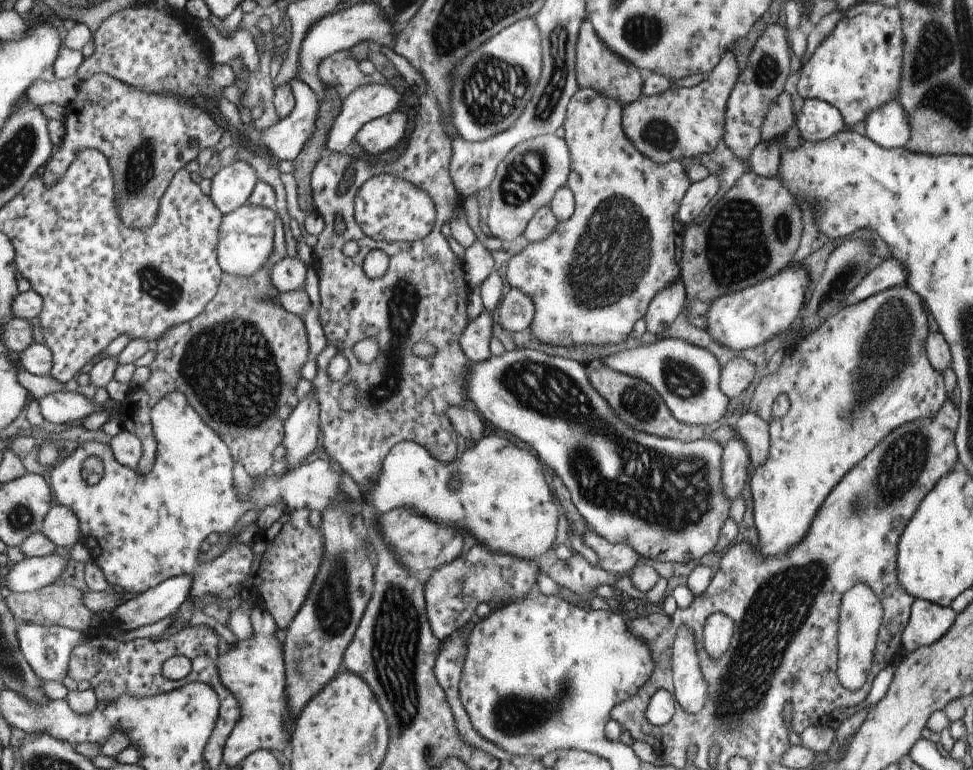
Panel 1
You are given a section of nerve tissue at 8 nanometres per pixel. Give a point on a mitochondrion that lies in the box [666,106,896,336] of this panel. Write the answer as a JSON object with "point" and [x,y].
{"point":[738,242]}

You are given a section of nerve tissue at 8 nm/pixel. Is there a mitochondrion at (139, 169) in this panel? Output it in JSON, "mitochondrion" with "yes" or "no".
{"mitochondrion":"yes"}

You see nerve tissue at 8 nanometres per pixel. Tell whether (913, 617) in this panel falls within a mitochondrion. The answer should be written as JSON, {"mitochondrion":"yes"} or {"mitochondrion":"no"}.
{"mitochondrion":"no"}

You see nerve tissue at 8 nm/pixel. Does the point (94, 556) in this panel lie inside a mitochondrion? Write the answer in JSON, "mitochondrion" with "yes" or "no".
{"mitochondrion":"no"}

